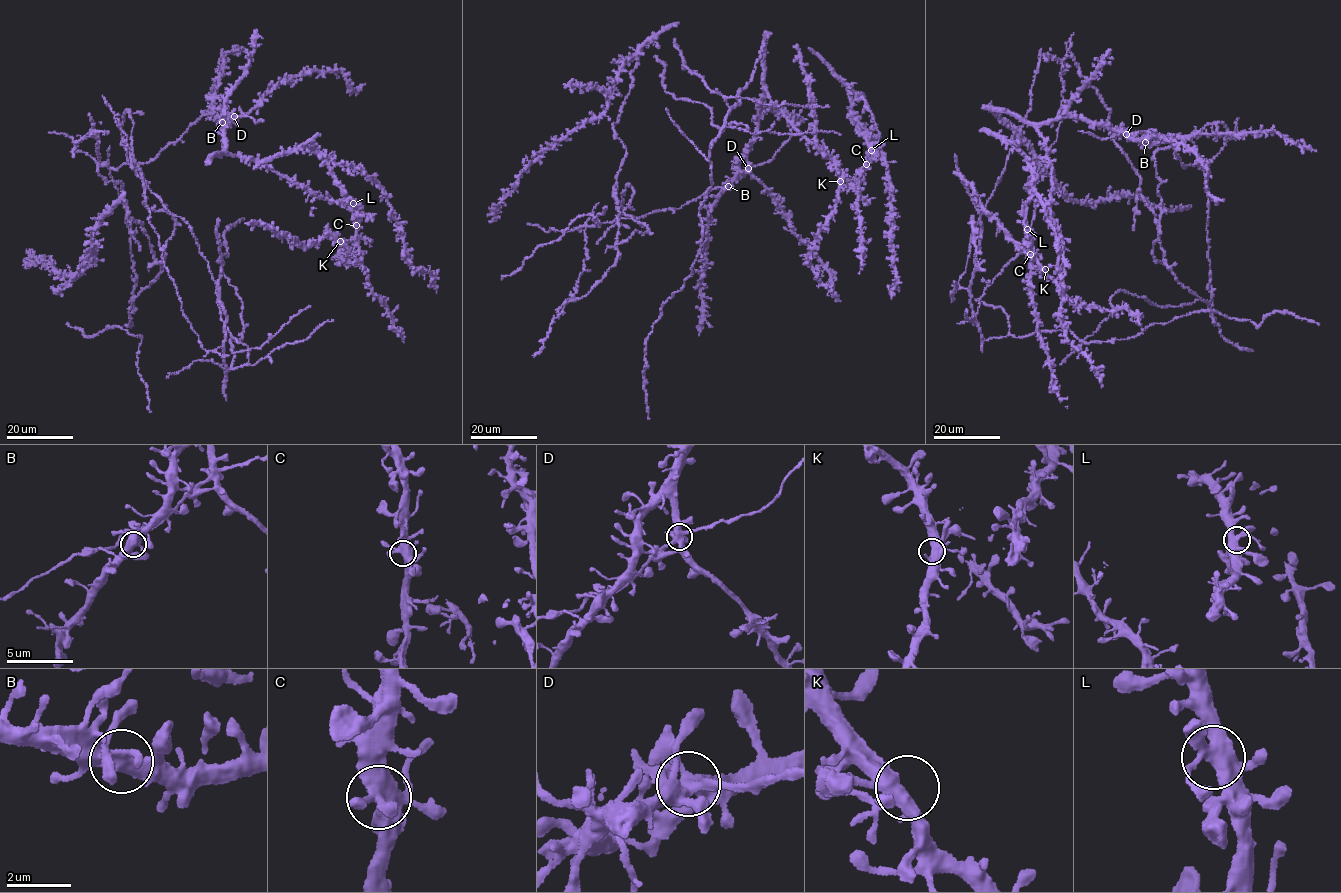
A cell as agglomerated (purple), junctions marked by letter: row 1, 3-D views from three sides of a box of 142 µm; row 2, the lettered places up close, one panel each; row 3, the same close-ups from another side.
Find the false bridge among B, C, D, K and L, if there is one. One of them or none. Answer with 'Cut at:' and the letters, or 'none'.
Cut at: D

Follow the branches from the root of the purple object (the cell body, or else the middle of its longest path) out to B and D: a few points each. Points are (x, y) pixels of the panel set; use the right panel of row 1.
B: (1199, 297), (1209, 307), (1203, 169), (1195, 164), (1183, 167), (1173, 145), (1152, 130), (1143, 136), (1145, 142)
D: (1199, 297), (1209, 307), (1209, 201), (1203, 169), (1195, 164), (1183, 167), (1173, 145), (1152, 130), (1126, 134)

